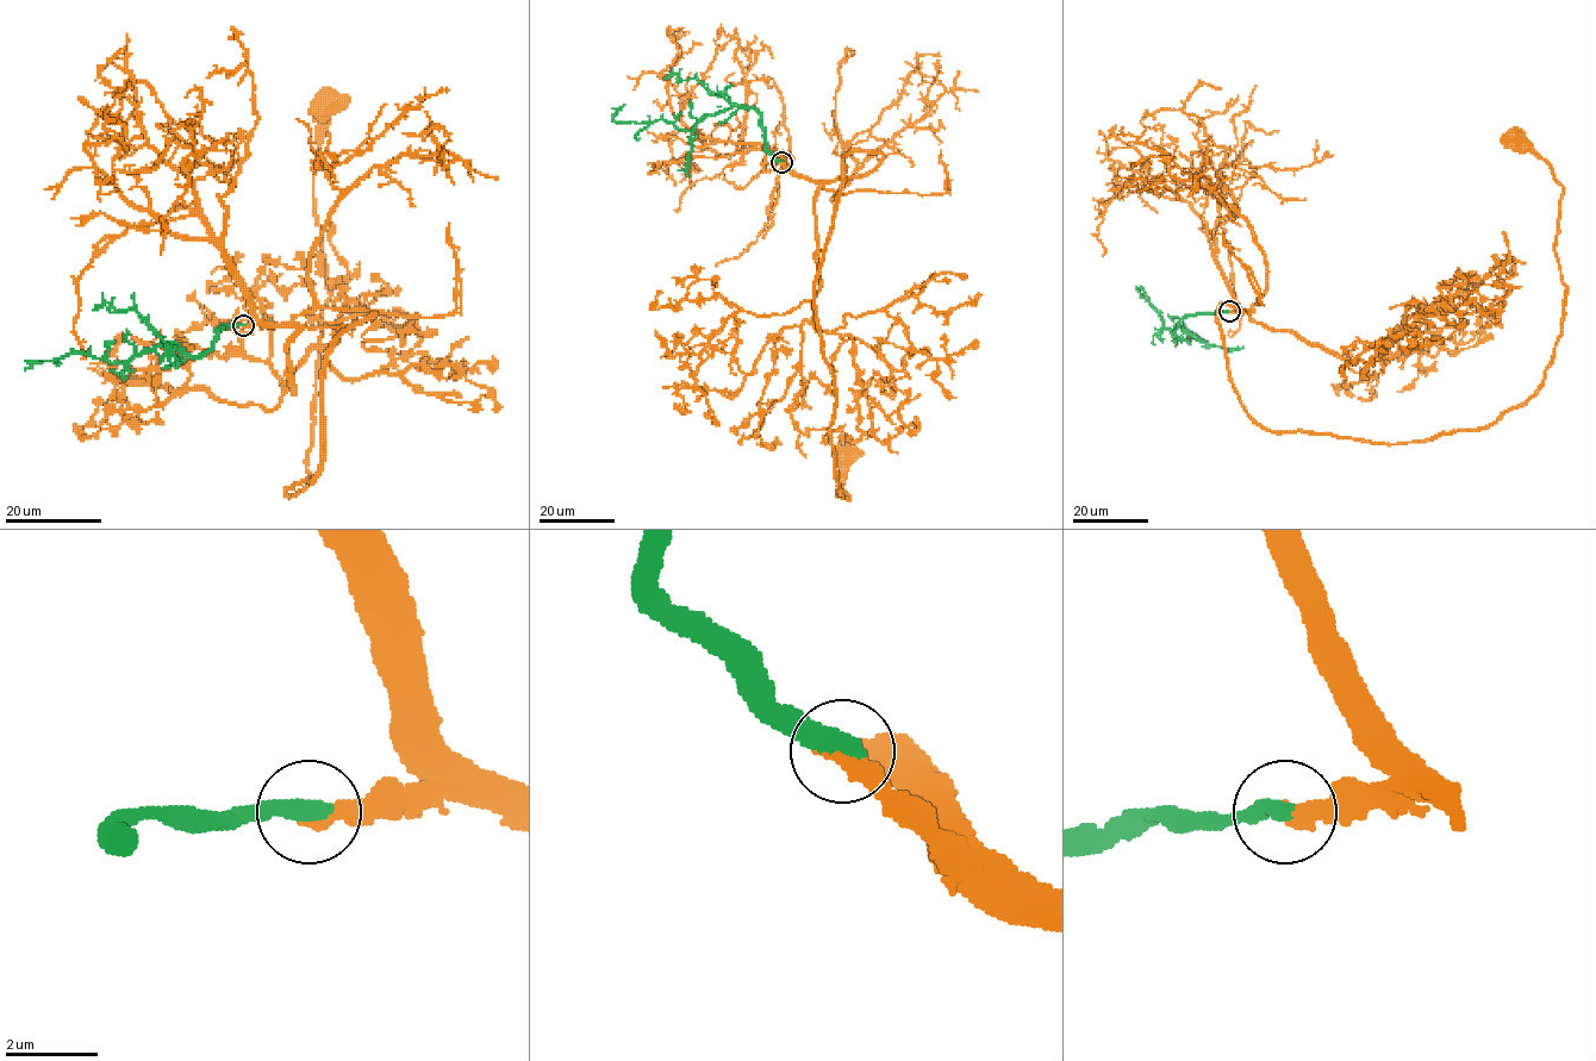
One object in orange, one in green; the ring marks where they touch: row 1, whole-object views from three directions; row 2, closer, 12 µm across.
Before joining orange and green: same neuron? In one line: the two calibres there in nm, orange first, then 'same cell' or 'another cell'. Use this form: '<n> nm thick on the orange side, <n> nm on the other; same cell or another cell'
320 nm thick on the orange side, 460 nm on the other; same cell

